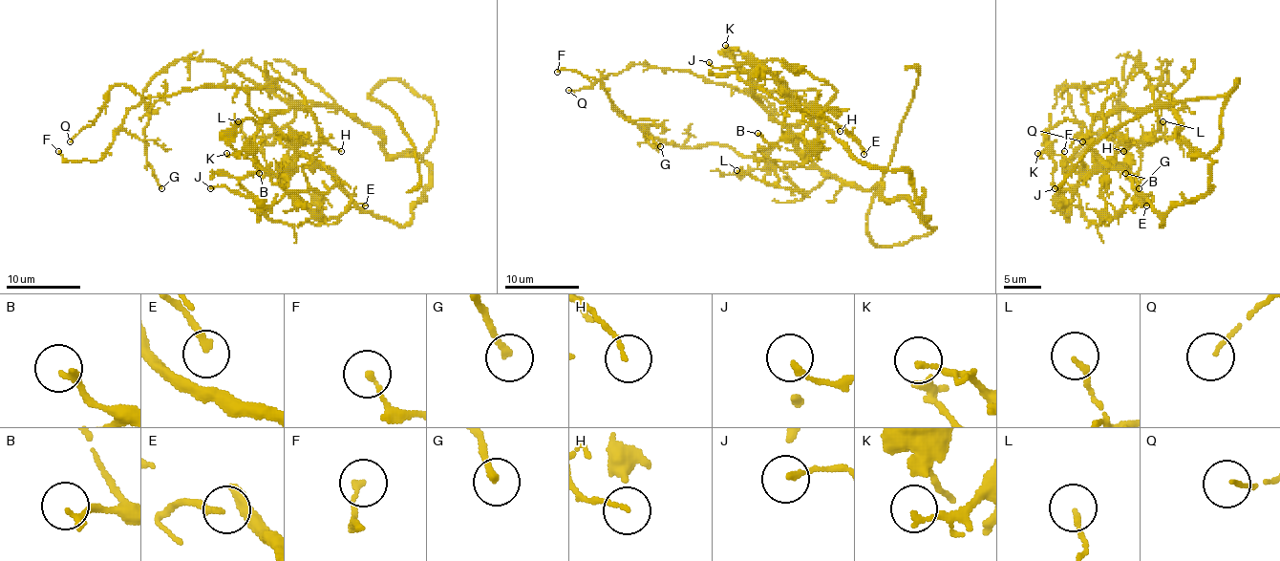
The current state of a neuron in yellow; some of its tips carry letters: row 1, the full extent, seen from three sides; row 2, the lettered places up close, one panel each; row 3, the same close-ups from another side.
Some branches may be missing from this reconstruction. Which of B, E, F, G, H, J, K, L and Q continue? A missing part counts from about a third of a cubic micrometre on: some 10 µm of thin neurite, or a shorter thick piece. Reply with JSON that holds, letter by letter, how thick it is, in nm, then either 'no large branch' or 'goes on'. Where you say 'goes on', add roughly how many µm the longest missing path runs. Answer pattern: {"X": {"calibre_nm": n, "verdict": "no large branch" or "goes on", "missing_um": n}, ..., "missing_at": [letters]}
{"B": {"calibre_nm": 220, "verdict": "no large branch"}, "E": {"calibre_nm": 150, "verdict": "no large branch"}, "F": {"calibre_nm": 170, "verdict": "no large branch"}, "G": {"calibre_nm": 200, "verdict": "no large branch"}, "H": {"calibre_nm": 130, "verdict": "no large branch"}, "J": {"calibre_nm": 180, "verdict": "no large branch"}, "K": {"calibre_nm": 180, "verdict": "no large branch"}, "L": {"calibre_nm": 150, "verdict": "no large branch"}, "Q": {"calibre_nm": 110, "verdict": "no large branch"}, "missing_at": []}

